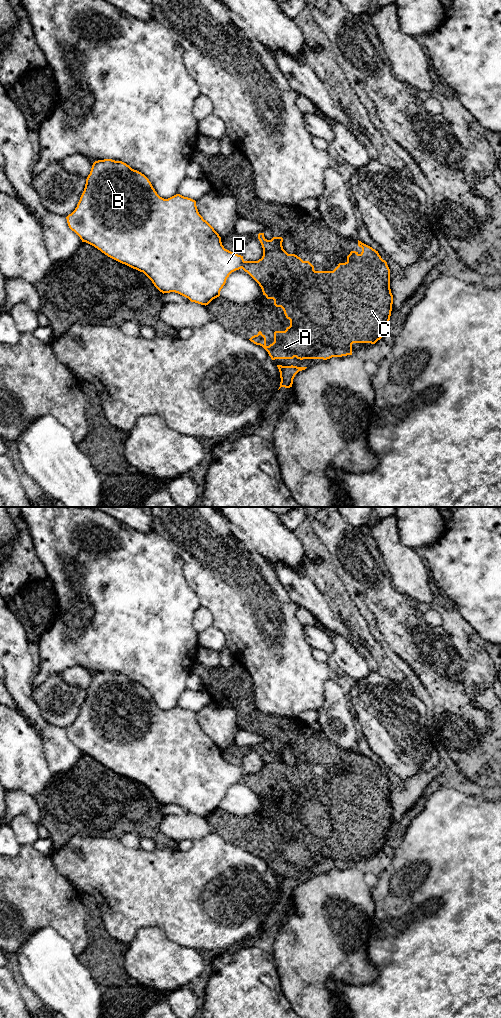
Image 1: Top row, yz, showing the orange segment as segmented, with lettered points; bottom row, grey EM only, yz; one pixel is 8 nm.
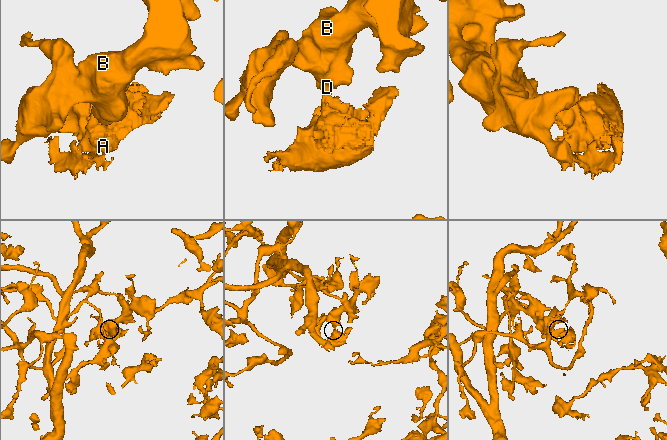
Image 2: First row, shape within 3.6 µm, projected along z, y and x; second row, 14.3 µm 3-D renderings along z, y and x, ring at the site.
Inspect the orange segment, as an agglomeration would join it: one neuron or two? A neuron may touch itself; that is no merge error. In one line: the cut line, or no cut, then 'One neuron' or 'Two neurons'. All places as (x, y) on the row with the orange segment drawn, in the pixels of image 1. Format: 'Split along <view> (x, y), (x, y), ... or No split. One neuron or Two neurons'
Split along yz (245, 261), (241, 267). Two neurons

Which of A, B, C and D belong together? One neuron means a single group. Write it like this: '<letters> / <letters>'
A C / B D

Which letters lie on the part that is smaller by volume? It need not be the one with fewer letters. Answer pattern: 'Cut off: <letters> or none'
Cut off: A, C

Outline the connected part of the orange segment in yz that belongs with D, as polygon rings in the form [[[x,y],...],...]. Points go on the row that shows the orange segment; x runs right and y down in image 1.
[[[104,159],[95,161],[93,163],[90,174],[86,179],[85,188],[77,204],[77,207],[71,214],[66,217],[66,219],[69,228],[80,237],[82,242],[86,242],[94,246],[108,257],[122,264],[143,272],[152,281],[154,286],[163,294],[175,292],[188,298],[191,302],[195,302],[205,306],[208,305],[213,299],[220,296],[220,291],[225,285],[229,275],[232,272],[241,269],[245,262],[243,256],[235,254],[224,248],[219,234],[199,214],[195,200],[184,197],[180,194],[176,194],[168,199],[160,197],[153,188],[149,179],[144,174],[132,169],[129,165],[122,161]]]

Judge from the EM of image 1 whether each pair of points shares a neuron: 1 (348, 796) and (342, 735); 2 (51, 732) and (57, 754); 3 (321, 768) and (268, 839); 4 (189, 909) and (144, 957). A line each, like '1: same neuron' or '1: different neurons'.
1: different neurons
2: same neuron
3: same neuron
4: different neurons

